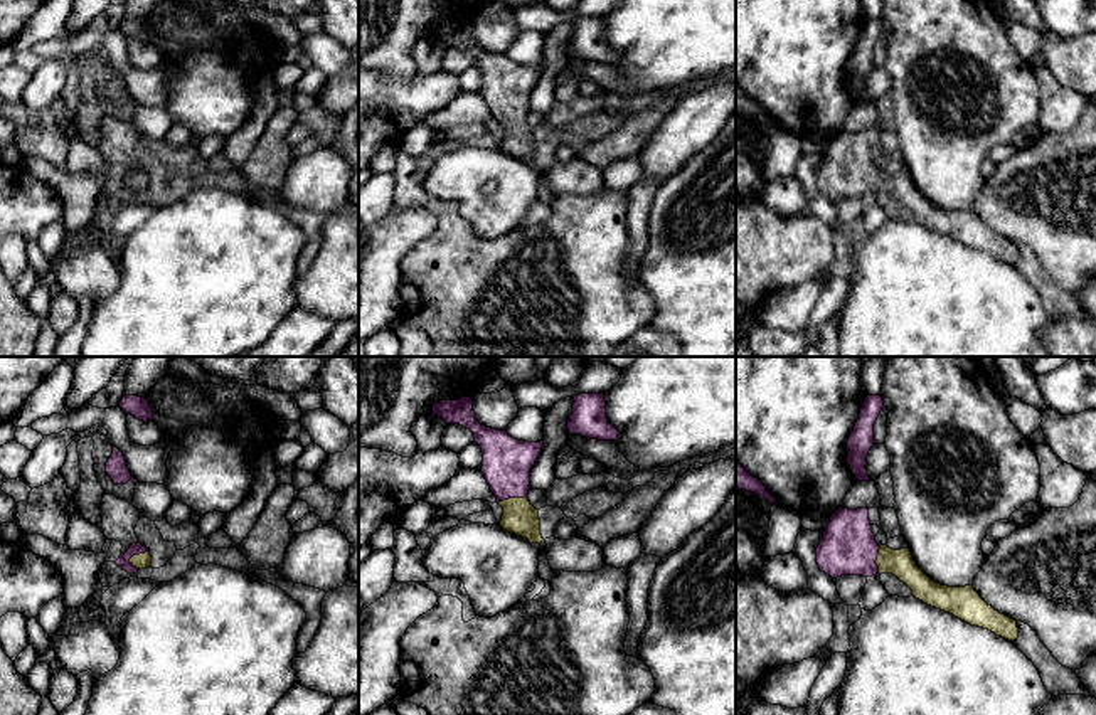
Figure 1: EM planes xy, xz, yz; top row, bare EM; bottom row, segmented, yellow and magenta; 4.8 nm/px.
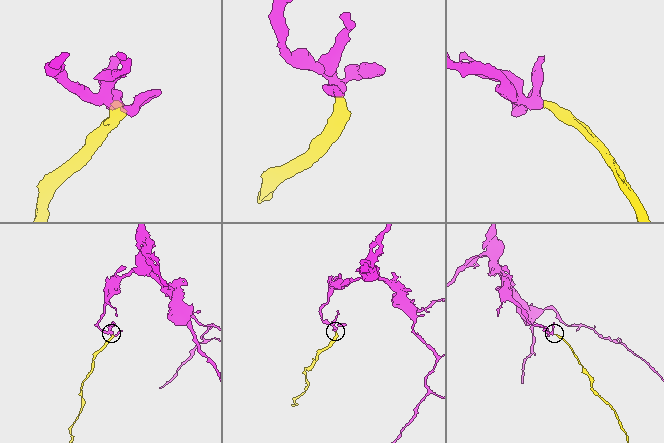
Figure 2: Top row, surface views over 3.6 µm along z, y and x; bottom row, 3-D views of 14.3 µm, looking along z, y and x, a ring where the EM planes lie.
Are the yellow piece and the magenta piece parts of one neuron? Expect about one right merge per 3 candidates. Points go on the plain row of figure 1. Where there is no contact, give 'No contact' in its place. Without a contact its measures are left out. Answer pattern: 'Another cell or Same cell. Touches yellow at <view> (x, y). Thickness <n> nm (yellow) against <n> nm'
Same cell. Touches yellow at xy (137, 179). Thickness 70 nm (yellow) against 60 nm

